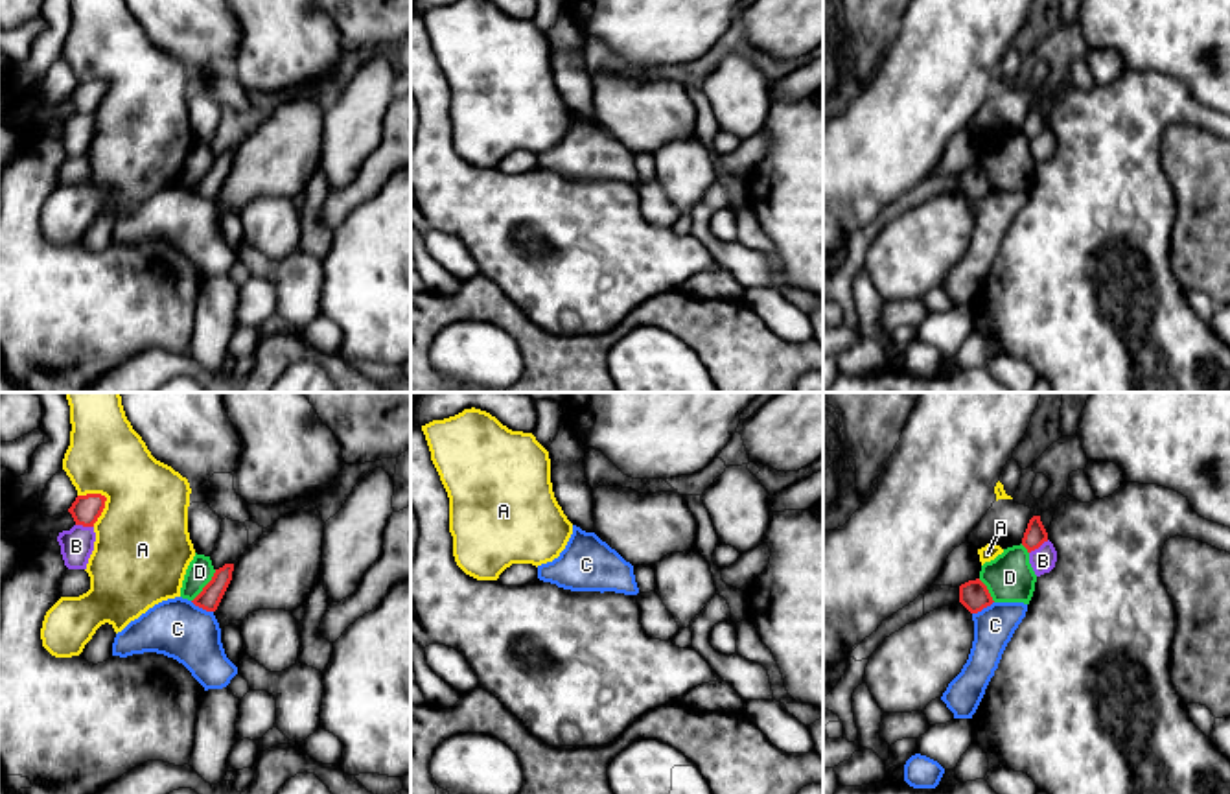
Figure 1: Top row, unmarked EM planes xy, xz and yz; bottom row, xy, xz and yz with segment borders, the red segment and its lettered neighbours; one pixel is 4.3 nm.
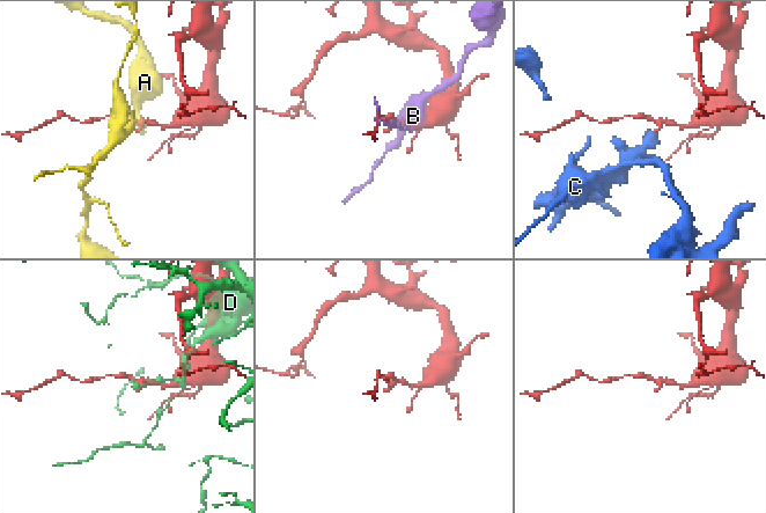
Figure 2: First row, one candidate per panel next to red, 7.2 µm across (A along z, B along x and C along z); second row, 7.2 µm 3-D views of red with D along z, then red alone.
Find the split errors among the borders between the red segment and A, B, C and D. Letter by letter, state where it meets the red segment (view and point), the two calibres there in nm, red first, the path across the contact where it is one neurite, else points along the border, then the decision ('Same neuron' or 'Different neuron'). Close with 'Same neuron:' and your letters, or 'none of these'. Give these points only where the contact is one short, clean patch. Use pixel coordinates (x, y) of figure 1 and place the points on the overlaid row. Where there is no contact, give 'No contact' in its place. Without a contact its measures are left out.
A: Touches red at xy (105, 498). Thickness 130 nm (red) against 420 nm. Different neuron
B: Touches red at yz (1039, 546). Thickness 100 nm (red) against 110 nm. Different neuron
C: Touches red at xy (201, 607). Thickness 100 nm (red) against 260 nm. Boundary: xy (190, 601), (212, 612). Different neuron
D: Touches red at xy (205, 586). Thickness 100 nm (red) against 120 nm. Different neuron
Same neuron: none of these

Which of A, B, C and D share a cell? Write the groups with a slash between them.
A / B / C / D

